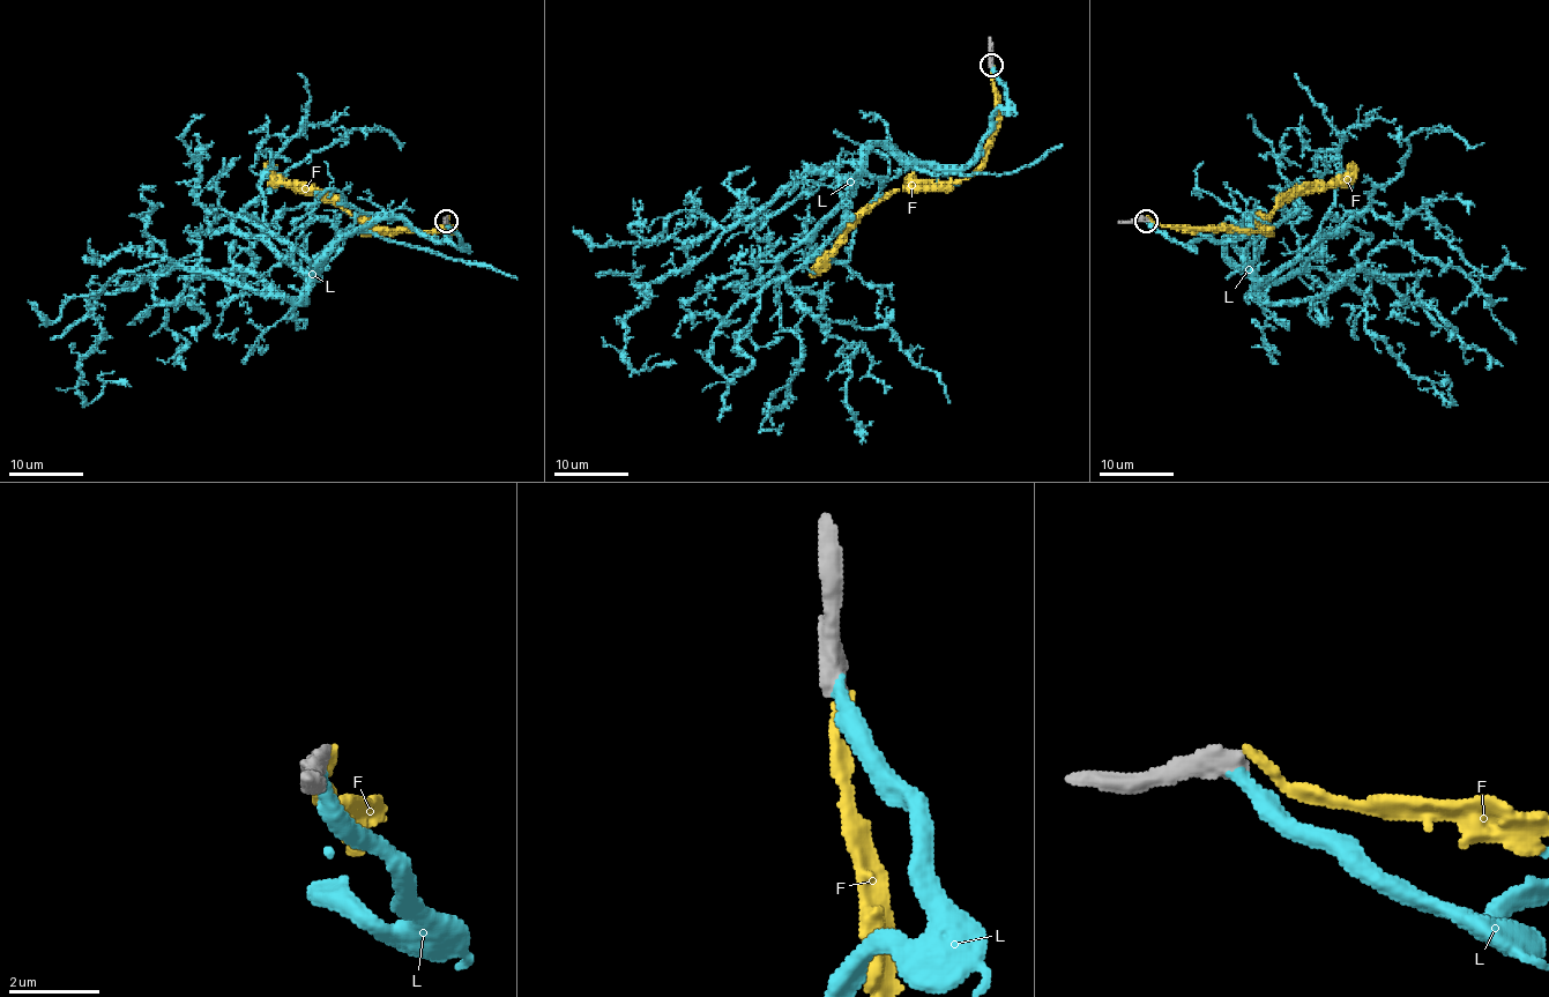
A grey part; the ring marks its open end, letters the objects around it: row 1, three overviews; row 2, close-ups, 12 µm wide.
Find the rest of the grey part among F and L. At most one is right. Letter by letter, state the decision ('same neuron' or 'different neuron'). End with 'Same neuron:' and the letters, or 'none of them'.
F: different neuron
L: same neuron
Same neuron: L

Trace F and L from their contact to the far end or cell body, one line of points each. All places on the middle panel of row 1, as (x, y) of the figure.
F: (992, 65), (996, 133), (985, 149), (985, 161), (966, 179), (914, 183), (877, 202), (809, 273)
L: (991, 65), (1005, 104), (965, 164), (874, 143), (633, 284), (622, 357), (676, 363)

